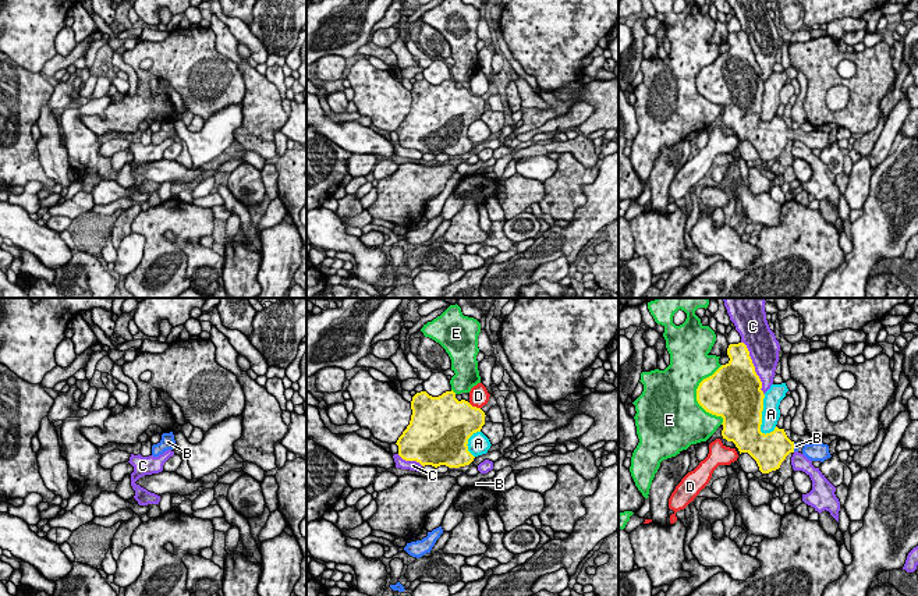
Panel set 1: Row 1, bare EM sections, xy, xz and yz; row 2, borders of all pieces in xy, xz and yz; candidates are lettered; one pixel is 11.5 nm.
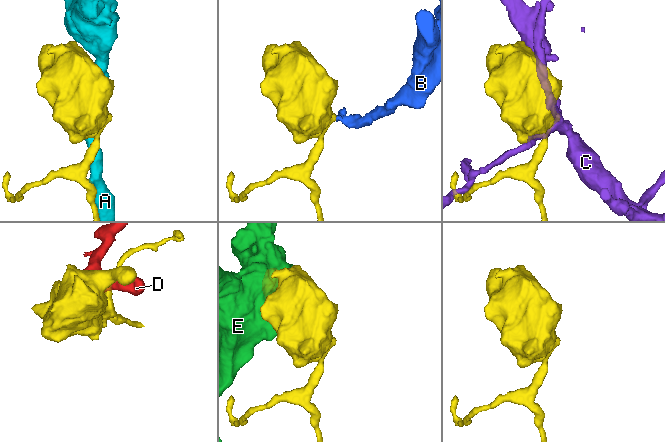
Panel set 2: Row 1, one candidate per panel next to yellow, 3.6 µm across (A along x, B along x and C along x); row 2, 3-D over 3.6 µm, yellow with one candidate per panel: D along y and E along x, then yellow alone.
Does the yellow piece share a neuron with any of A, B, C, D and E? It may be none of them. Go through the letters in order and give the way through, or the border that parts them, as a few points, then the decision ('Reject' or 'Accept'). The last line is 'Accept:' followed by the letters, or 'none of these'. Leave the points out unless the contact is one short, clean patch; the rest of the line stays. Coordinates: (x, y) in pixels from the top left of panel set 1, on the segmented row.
A: Reject
B: Accept
C: Reject
D: Boundary: xz (468, 403), (479, 408). Reject
E: Reject
Accept: B

